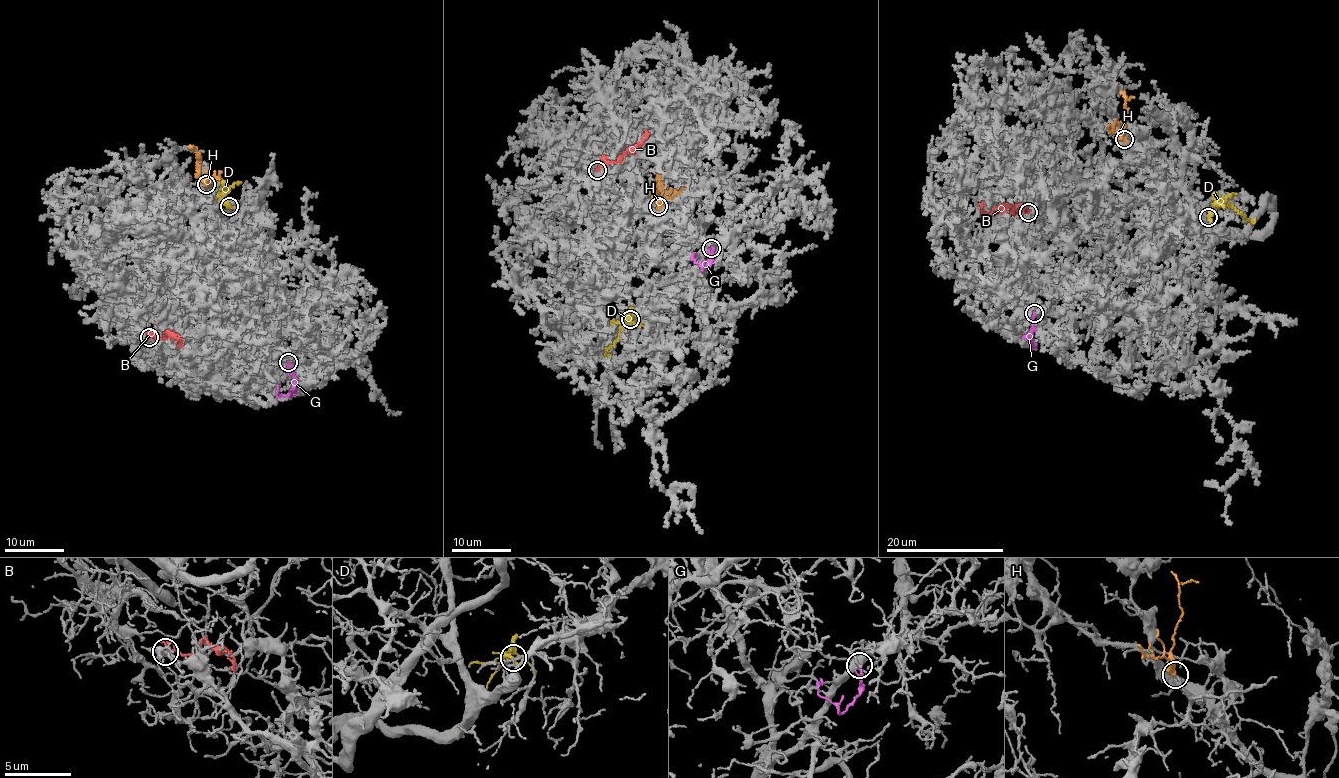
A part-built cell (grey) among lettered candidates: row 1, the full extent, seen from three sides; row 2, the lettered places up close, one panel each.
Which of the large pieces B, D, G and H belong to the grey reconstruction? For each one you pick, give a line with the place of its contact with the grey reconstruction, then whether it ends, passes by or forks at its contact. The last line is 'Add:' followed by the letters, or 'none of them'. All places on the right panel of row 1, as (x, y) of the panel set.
D: Touches grey at (1208, 217). It ends there
G: Touches grey at (1034, 313). It ends there
H: Touches grey at (1124, 139). It ends there
Add: D, G, H

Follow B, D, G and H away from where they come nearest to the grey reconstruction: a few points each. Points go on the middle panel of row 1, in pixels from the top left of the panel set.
B: (597, 170), (637, 147), (645, 132)
D: (630, 319), (627, 317), (629, 314), (616, 340), (604, 351), (608, 354)
G: (711, 248), (710, 262), (699, 265), (694, 261), (694, 254)
H: (658, 206), (655, 198), (660, 186), (656, 184), (653, 188)

